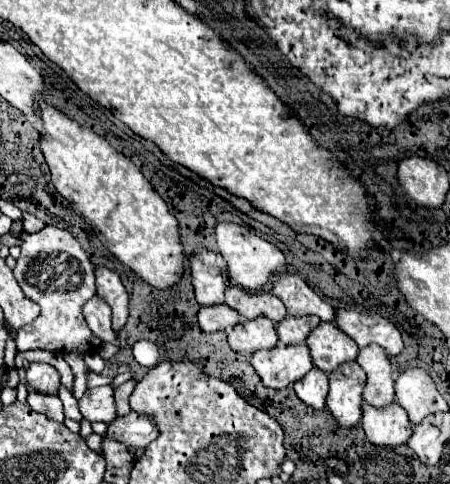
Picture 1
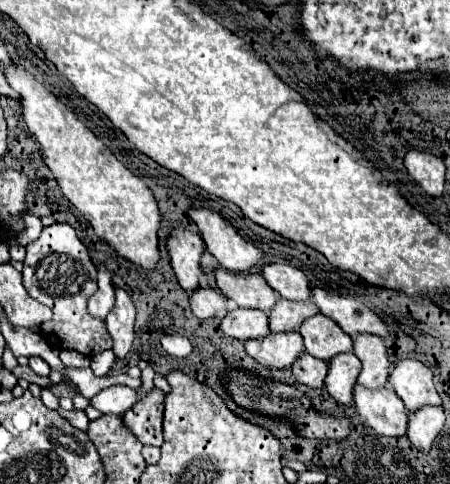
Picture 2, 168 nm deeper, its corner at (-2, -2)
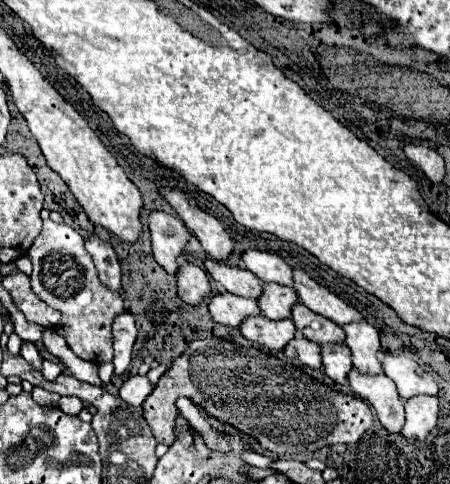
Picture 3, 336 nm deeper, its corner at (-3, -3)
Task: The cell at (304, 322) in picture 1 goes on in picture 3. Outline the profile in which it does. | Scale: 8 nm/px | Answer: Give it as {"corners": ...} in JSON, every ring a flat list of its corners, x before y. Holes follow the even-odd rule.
{"corners":[[263,283,263,295,259,295,257,305,267,319,285,319,291,317,291,307,297,303,293,287,279,283]]}

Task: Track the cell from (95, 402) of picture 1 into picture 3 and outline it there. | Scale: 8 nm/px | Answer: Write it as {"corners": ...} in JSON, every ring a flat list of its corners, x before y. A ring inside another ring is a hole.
{"corners":[[131,375,125,383,123,383,123,387,121,387,121,391,119,391,119,397,125,401,125,403,129,403,129,405,133,405,133,407,141,407,143,405,143,401,149,397,149,393,153,391,153,383,149,381,149,377,147,375]]}

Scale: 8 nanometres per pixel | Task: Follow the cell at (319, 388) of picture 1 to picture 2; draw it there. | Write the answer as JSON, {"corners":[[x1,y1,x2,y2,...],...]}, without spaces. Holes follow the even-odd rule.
{"corners":[[302,354,292,366,292,374,300,384,304,384,308,388,314,388,314,390,320,390,320,388,324,388,324,378,328,374,328,364,310,356,310,354]]}

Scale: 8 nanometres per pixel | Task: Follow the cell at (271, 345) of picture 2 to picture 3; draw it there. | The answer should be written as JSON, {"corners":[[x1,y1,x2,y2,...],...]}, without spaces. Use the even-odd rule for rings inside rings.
{"corners":[[253,315,251,319,243,319,243,323,239,325,239,331,249,341,261,343,277,351,277,349,283,349,295,337,297,329,291,319,271,321,271,319,265,319,263,315]]}

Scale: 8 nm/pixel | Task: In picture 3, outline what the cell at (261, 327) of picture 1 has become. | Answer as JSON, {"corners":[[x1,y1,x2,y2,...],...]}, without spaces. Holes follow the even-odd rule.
{"corners":[[227,291,211,295,209,301,207,301,207,307,209,307,211,317,217,323,227,325,227,327,239,327,239,323,245,317,261,313,255,299,245,299,245,297,239,297,239,295,231,295]]}

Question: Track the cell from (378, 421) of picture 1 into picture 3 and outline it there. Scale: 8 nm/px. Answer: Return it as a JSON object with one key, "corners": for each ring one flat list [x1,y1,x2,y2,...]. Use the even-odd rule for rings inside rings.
{"corners":[[353,367,347,373,347,381,357,397,365,399,371,407,375,407,377,417,387,431,401,431,405,423,403,399,399,397,395,383,387,375,363,375]]}

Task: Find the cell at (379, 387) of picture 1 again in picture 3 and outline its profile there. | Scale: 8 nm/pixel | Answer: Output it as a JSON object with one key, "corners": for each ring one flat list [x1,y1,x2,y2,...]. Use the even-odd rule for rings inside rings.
{"corners":[[355,321,343,325,343,331,347,335,345,343,353,355,353,365,361,373,383,373,383,367,377,359,377,351,381,347,377,329,367,321]]}

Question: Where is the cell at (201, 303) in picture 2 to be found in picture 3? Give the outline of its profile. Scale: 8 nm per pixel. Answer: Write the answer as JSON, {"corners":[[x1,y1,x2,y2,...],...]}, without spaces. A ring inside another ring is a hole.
{"corners":[[183,261,177,271,177,295,189,305,201,303,211,295,207,273,201,267]]}

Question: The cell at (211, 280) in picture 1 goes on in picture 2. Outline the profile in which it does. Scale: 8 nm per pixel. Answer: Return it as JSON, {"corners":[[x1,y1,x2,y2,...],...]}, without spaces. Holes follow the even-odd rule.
{"corners":[[174,230,168,238,168,254,172,258,172,268,180,286,188,292,200,288,200,258,206,252,202,238,188,230]]}

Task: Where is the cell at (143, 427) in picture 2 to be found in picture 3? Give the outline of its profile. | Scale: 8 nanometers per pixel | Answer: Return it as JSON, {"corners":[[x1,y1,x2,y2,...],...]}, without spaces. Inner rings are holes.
{"corners":[[195,339,189,343,187,351,175,359,175,363,161,375,155,391,143,403,143,417,153,429,153,435,159,443,171,445,175,441,175,421,179,409,175,401,179,397,193,399,207,415,227,423,241,433,259,441,259,445,277,455,303,455,313,453,325,445,335,443,357,443,361,435,371,427,373,415,369,405,363,399,357,399,353,393,343,393,323,385,321,381,307,375,297,367,295,361,267,353,255,345,237,345,229,339]]}

